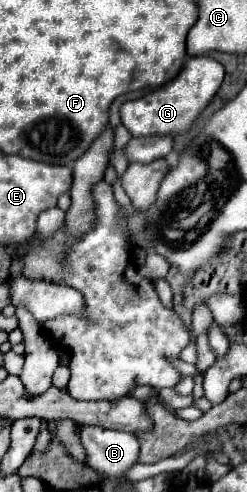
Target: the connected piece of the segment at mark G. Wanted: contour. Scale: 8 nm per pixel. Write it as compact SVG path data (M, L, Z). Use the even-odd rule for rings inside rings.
M206 54L192 56L186 60L182 72L174 80L170 80L162 88L156 88L138 100L124 102L120 106L122 124L128 128L132 136L150 136L150 134L176 136L192 126L192 122L200 116L200 112L208 106L208 102L218 92L222 80L224 80L222 64L218 64L214 58Z

